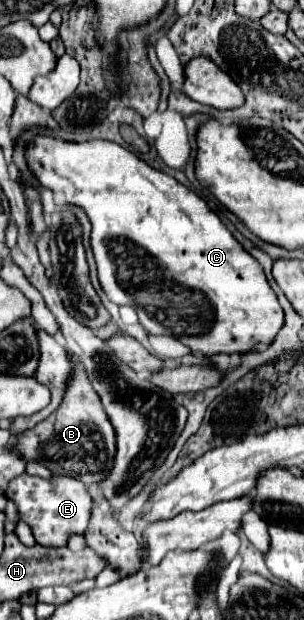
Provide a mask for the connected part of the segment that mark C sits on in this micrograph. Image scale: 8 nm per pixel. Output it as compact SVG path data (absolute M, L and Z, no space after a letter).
M36 136L26 150L30 170L42 186L64 192L68 204L84 208L92 222L92 250L104 292L116 304L136 308L150 334L178 338L192 352L212 356L218 352L248 352L254 344L270 344L284 324L282 306L270 288L262 266L242 248L208 204L176 178L152 168L134 152L108 140L62 142Z

